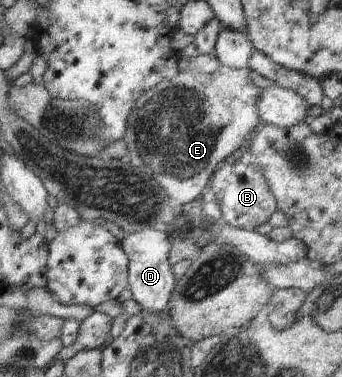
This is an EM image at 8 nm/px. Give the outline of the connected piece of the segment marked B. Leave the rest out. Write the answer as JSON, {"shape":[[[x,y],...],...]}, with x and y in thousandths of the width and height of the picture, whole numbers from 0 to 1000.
{"shape":[[[690,424],[684,432],[655,438],[626,462],[620,491],[611,499],[629,520],[632,538],[643,544],[652,584],[678,602],[740,613],[754,597],[784,594],[816,554],[813,533],[795,515],[769,454],[746,432],[719,438]]]}

